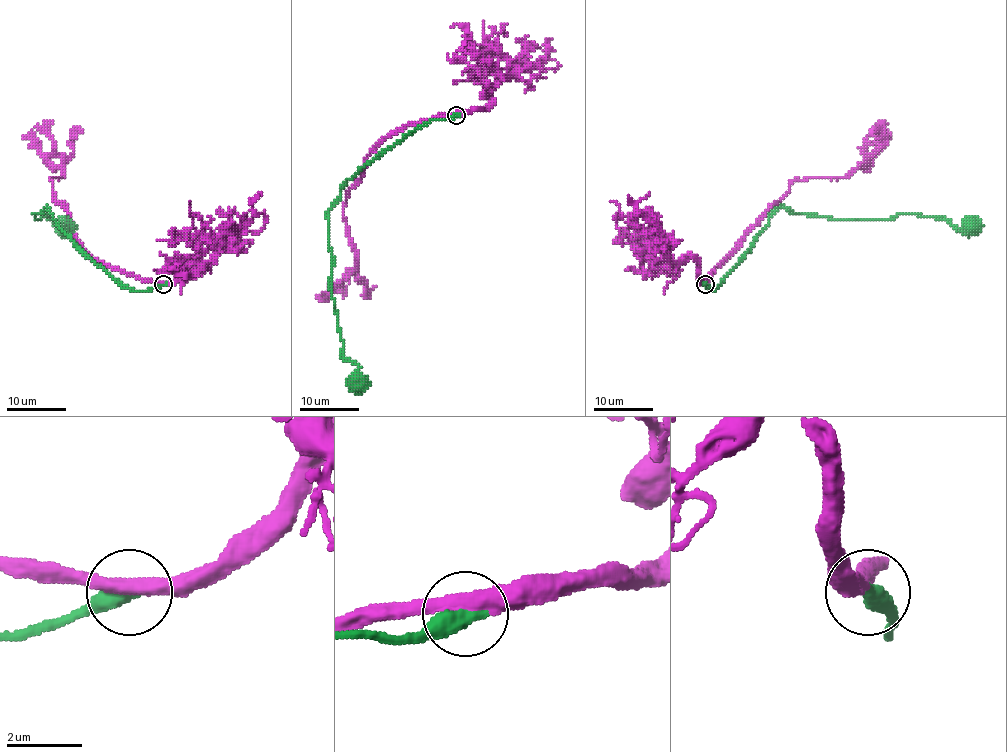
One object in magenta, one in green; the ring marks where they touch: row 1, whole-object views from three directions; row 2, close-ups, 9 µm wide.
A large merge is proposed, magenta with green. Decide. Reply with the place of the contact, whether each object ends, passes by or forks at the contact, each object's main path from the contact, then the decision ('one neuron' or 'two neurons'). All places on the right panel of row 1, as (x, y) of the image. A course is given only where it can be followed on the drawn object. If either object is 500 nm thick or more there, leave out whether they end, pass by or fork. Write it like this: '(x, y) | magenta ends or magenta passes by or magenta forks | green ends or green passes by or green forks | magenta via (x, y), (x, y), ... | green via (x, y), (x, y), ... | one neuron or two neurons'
(705, 284) | magenta via (704, 284), (792, 183), (796, 180), (841, 178), (866, 165), (885, 139) | green via (705, 284), (710, 291), (721, 281), (781, 207), (841, 218), (944, 217), (960, 230), (982, 226) | one neuron

